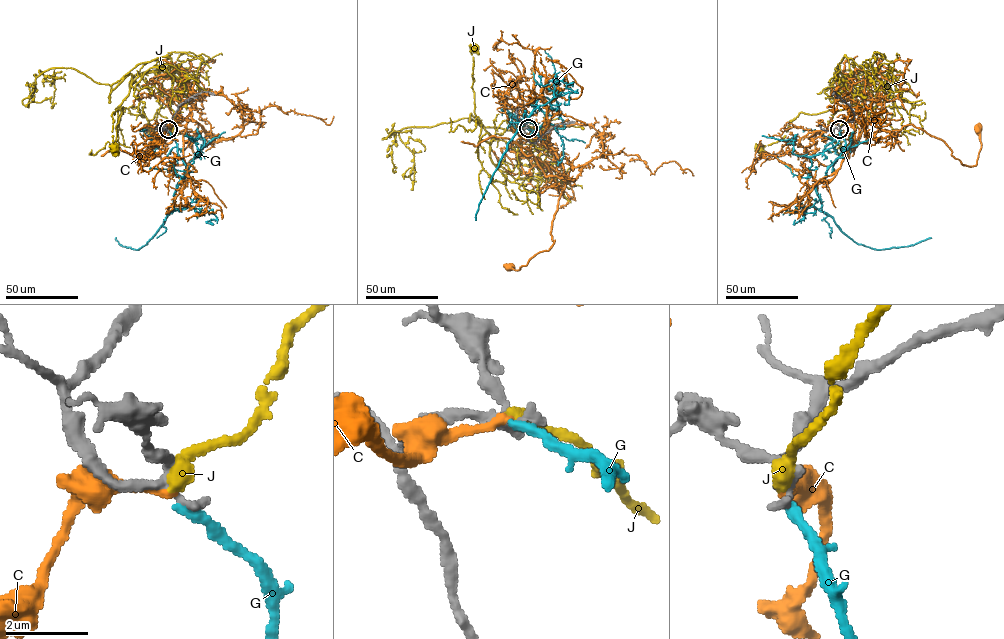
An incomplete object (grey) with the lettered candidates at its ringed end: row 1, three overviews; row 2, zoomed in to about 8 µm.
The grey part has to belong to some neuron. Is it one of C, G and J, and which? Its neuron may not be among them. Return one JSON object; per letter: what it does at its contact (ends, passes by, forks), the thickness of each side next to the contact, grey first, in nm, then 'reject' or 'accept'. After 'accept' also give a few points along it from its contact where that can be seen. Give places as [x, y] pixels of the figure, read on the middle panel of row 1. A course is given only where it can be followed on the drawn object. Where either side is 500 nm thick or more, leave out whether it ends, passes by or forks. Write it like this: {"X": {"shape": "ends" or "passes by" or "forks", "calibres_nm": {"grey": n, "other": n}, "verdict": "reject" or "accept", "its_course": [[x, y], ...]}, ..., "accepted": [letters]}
{"C": {"shape": "ends", "calibres_nm": {"grey": 200, "other": 460}, "verdict": "reject"}, "G": {"shape": "ends", "calibres_nm": {"grey": 180, "other": 280}, "verdict": "reject"}, "J": {"shape": "ends", "calibres_nm": {"grey": 280, "other": 440}, "verdict": "reject"}, "accepted": []}

